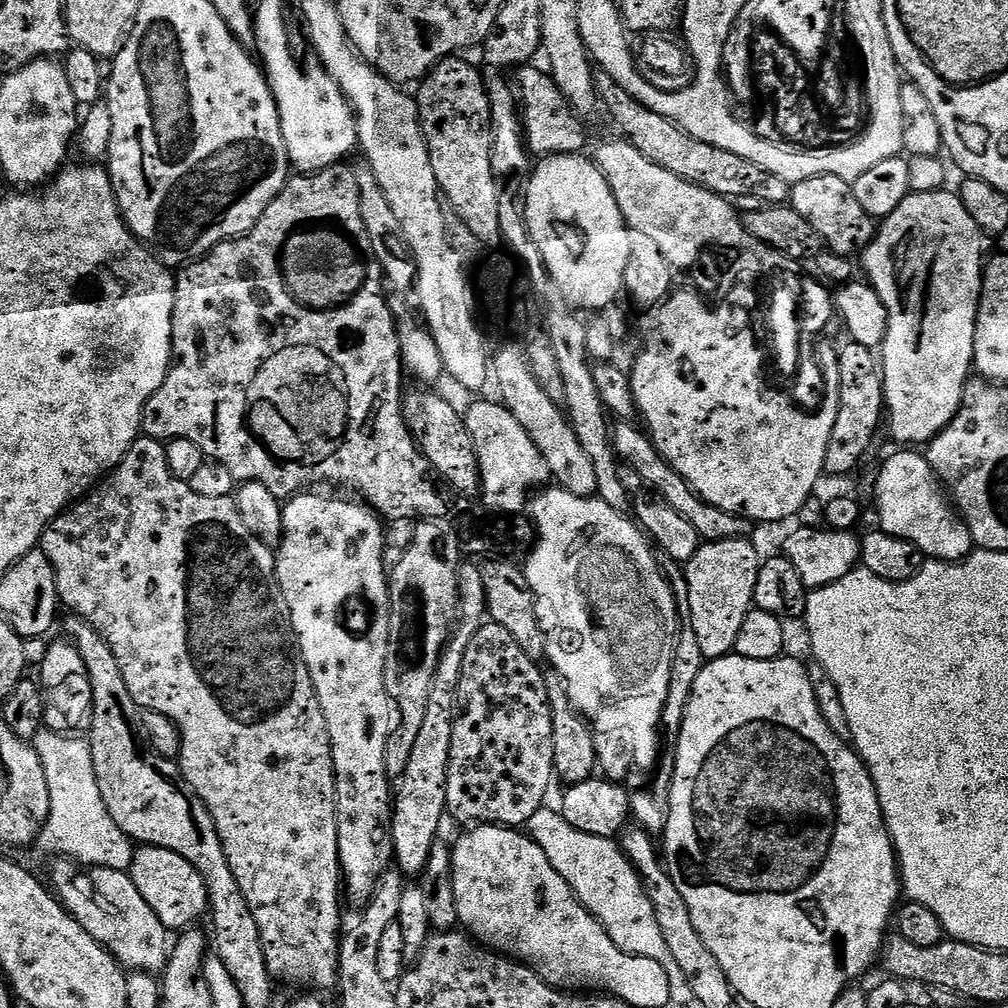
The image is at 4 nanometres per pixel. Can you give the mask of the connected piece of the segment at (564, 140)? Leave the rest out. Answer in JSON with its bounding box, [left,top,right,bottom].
[518,66,584,157]

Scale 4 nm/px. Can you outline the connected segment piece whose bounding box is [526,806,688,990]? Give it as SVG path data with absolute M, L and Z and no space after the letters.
M551 806L540 808L538 814L530 818L526 832L535 844L542 846L542 854L550 858L550 866L554 866L554 870L566 878L572 893L582 901L595 923L608 931L612 941L623 952L631 956L654 958L654 962L664 967L670 982L677 989L688 988L688 980L682 974L678 962L674 962L674 954L662 936L644 882L615 839L607 840L594 834L582 834L582 830L574 830L574 826L570 826L570 822L566 822L566 818Z

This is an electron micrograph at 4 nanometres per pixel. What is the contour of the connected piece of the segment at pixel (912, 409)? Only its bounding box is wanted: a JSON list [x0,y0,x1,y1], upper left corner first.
[863,190,986,445]

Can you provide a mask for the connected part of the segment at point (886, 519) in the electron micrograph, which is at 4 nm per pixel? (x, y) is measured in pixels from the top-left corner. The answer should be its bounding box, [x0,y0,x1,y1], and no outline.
[876,450,974,562]

